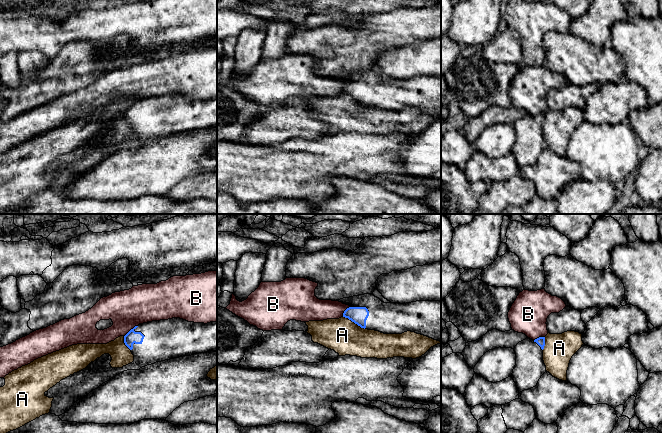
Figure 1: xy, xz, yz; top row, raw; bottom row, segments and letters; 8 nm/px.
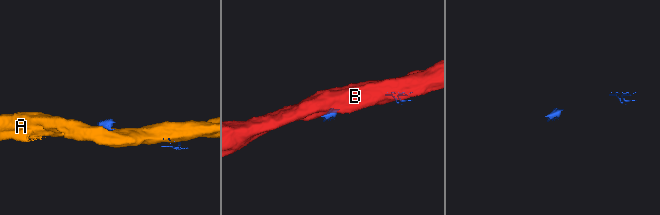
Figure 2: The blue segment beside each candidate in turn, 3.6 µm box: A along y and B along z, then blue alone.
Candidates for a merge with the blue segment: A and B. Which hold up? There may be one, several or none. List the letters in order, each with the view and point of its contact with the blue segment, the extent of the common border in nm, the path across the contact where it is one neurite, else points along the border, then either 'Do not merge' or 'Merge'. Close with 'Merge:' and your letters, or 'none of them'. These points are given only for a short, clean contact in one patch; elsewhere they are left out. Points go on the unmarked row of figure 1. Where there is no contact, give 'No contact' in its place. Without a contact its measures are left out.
A: Touches blue at xz (354, 98). Shared border 200 nm. Boundary: xz (343, 92), (365, 104). Do not merge
B: Touches blue at xy (130, 106). Shared border 140 nm. Boundary: xy (137, 101), (124, 112). Do not merge
Merge: none of them

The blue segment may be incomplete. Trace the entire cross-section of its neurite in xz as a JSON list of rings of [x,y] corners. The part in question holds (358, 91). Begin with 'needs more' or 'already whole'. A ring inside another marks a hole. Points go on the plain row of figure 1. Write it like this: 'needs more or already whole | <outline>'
needs more | [[[373,70],[336,76],[349,81],[343,93],[384,110],[415,108],[441,118],[441,78],[384,79]]]

